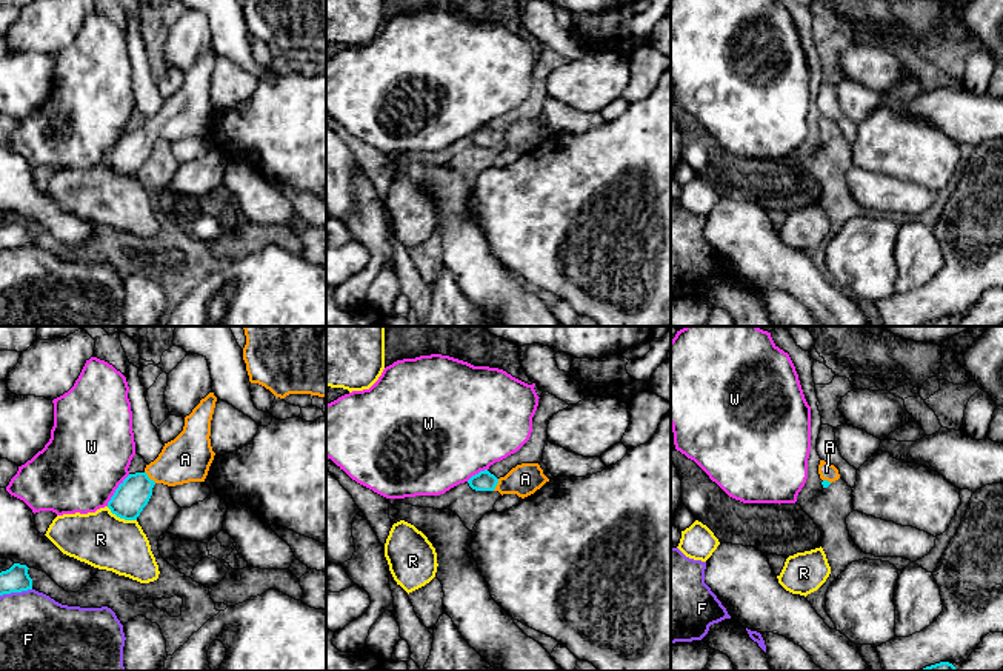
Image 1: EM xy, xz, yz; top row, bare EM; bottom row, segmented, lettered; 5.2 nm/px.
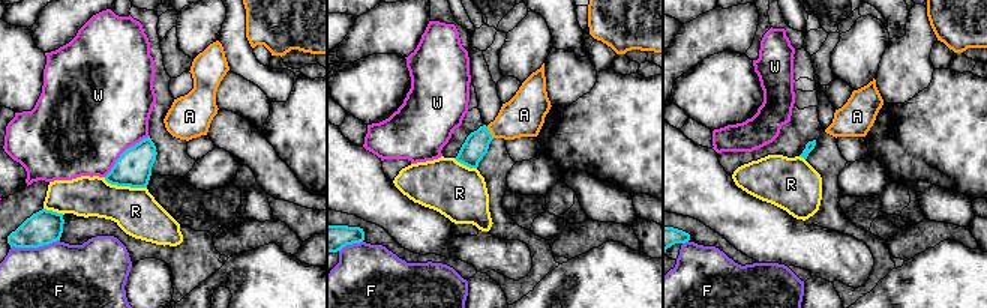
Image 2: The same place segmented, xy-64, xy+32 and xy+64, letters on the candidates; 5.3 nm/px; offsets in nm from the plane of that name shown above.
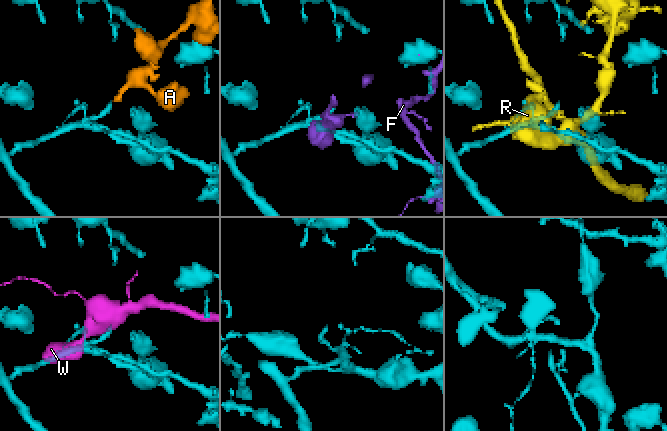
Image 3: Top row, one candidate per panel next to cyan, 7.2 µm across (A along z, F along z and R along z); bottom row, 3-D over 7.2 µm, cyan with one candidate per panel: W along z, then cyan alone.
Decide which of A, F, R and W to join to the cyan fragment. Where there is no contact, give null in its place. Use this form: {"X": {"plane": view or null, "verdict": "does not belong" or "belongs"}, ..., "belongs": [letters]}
{"A": {"plane": "xy", "verdict": "belongs"}, "F": {"plane": "xy", "verdict": "does not belong"}, "R": {"plane": "xy", "verdict": "does not belong"}, "W": {"plane": "xy", "verdict": "does not belong"}, "belongs": ["A"]}

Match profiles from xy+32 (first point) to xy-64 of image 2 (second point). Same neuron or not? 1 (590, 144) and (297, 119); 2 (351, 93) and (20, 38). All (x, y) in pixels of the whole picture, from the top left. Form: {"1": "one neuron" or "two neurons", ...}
{"1": "one neuron", "2": "one neuron"}

